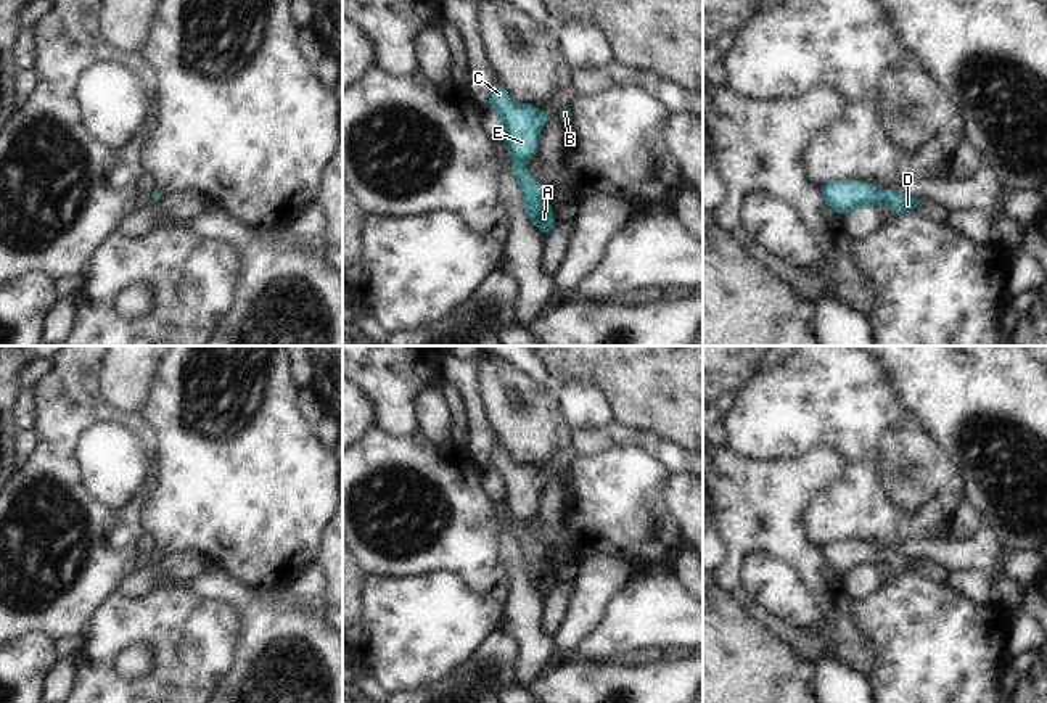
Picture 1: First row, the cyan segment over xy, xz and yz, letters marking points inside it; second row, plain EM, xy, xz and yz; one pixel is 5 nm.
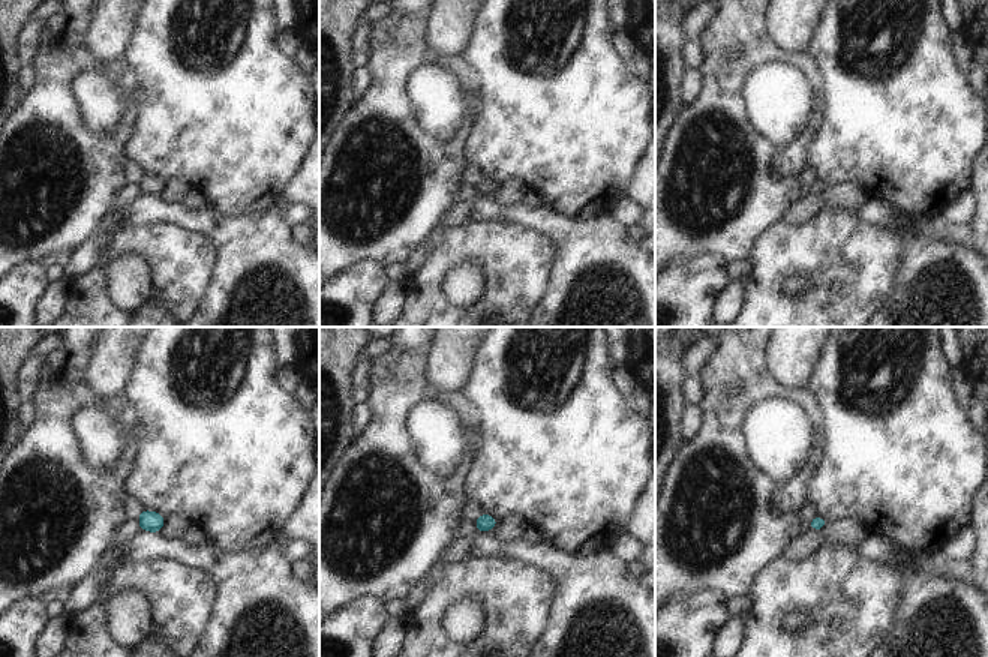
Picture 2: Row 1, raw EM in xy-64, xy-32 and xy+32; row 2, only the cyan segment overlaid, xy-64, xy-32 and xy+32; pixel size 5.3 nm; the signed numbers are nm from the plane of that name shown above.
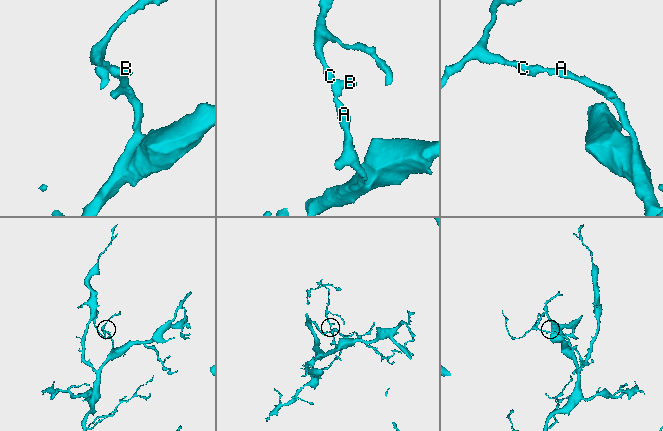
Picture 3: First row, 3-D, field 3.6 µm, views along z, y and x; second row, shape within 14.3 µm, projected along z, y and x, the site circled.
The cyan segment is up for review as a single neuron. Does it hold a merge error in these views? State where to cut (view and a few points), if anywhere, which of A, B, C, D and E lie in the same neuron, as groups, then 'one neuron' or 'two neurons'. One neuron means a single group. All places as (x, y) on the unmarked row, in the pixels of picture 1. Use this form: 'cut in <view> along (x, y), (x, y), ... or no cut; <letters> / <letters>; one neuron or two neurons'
no cut; A B C D E; one neuron

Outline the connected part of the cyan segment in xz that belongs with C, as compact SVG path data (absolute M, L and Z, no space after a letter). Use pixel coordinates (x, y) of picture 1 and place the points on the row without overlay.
M497 439L491 449L489 467L502 479L503 502L513 518L510 531L519 544L526 573L545 595L556 586L553 569L542 558L540 544L521 524L537 515L537 495L547 486L550 475L529 463L515 463Z

